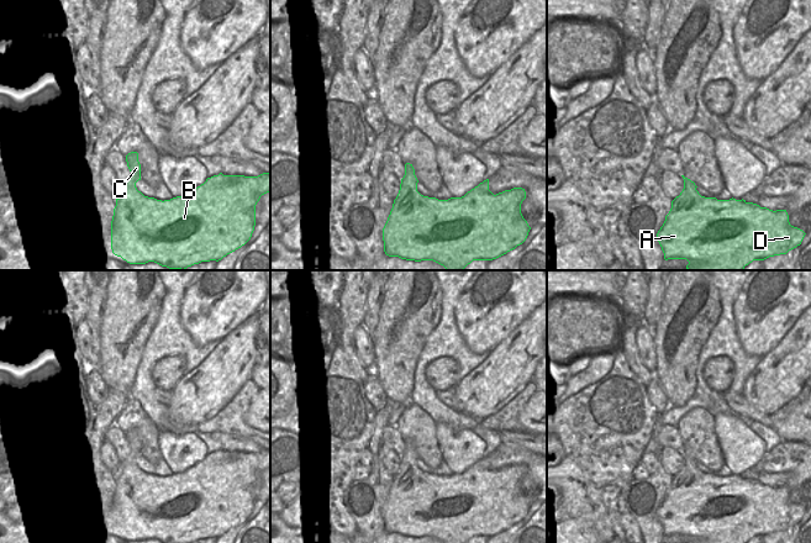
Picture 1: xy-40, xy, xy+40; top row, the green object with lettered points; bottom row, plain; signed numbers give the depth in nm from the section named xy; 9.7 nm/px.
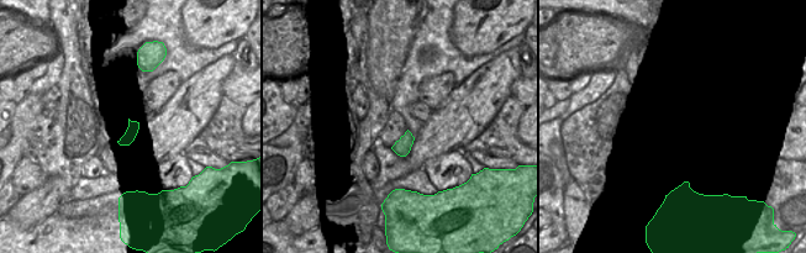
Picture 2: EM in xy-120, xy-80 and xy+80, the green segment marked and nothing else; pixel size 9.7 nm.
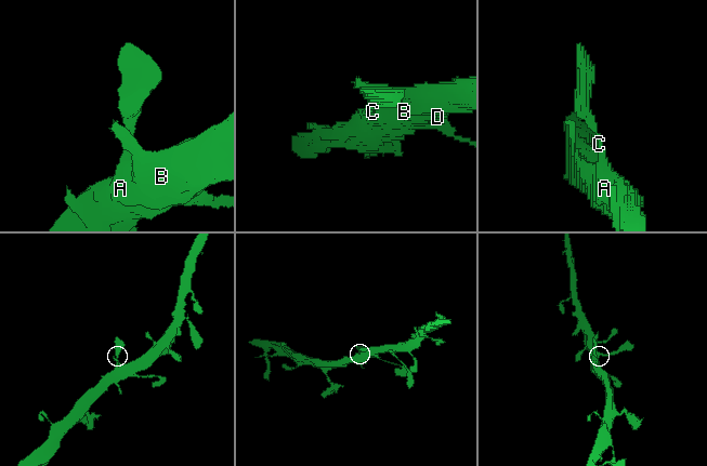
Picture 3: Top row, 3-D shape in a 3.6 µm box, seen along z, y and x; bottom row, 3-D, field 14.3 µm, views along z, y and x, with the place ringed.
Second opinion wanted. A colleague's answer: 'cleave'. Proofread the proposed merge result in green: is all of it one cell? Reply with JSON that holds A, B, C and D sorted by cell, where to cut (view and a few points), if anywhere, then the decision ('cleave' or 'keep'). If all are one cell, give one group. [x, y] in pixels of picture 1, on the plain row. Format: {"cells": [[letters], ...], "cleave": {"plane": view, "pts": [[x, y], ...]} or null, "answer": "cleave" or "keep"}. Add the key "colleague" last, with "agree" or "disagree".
{"cells": [["A", "B", "C", "D"]], "cleave": null, "answer": "keep", "colleague": "disagree"}

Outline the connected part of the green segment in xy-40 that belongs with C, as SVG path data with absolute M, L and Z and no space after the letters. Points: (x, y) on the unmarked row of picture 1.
M128 429L126 438L131 453L122 463L121 473L116 475L111 497L111 526L115 532L130 541L154 538L162 543L191 543L201 538L221 537L251 516L256 502L256 481L262 471L270 468L270 449L263 449L258 453L223 452L220 449L207 454L204 460L183 473L162 478L144 473L136 464L136 459L141 457L138 429Z

